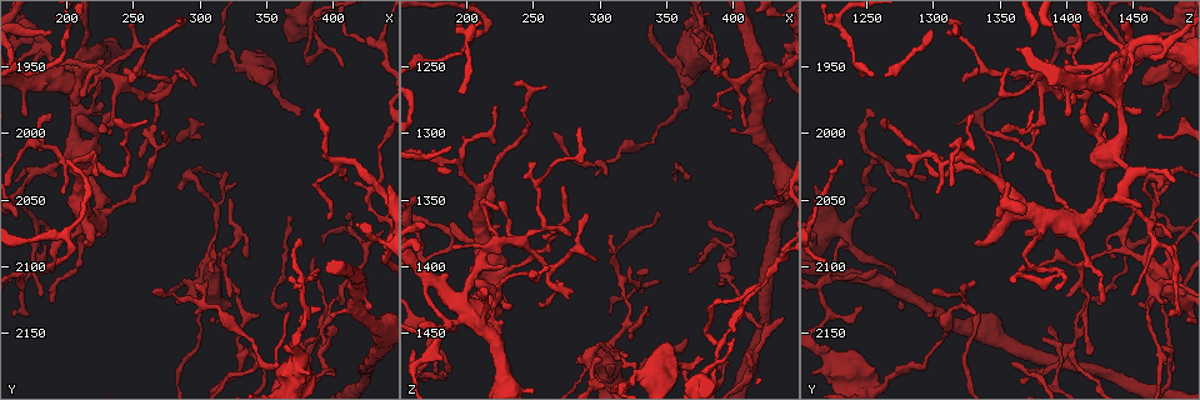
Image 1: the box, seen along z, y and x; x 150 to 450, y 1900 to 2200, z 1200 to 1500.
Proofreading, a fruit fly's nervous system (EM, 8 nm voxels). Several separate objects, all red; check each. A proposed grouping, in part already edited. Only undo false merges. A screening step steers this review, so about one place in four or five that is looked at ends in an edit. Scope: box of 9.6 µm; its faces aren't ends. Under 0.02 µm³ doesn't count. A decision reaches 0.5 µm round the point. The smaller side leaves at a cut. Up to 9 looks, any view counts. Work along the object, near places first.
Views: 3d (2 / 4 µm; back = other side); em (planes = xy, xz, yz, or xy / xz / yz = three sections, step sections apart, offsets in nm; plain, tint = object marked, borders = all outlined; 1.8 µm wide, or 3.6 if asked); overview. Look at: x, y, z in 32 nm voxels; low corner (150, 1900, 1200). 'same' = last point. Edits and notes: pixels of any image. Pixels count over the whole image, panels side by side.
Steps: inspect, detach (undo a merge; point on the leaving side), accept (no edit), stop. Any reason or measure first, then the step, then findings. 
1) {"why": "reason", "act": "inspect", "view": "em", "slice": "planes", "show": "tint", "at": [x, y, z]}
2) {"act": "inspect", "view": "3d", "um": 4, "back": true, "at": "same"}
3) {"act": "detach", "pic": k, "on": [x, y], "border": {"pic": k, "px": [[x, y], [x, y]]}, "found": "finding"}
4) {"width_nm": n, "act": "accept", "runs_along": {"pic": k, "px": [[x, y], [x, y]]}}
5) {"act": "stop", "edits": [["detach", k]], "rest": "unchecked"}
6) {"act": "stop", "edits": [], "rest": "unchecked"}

{"why": "abrupt turn", "act": "inspect", "view": "3d", "um": 4, "at": [406, 2020, 1260]}

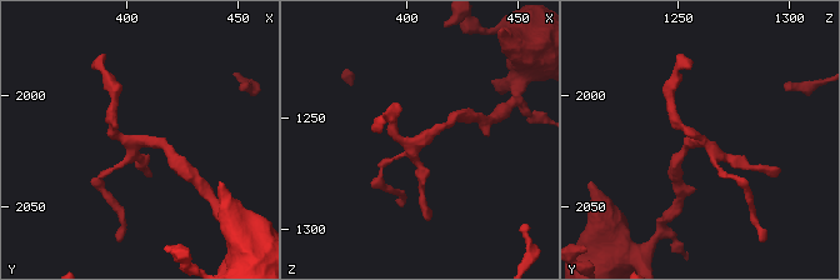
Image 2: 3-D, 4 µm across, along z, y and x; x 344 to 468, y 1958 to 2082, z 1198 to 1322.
{"act": "inspect", "view": "em", "slice": "planes", "show": "tint", "at": [406, 2020, 1260]}

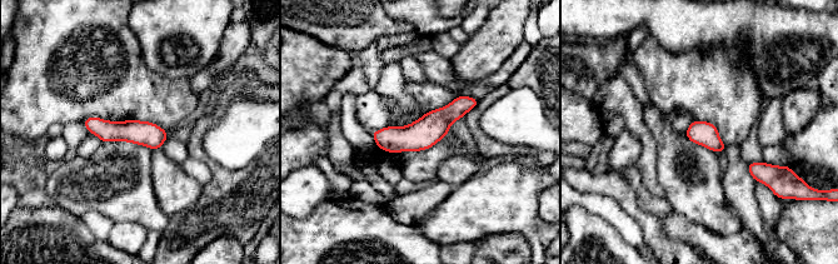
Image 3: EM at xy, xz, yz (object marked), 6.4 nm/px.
{"width_nm": 160, "act": "accept", "runs_along": {"pic": 3, "px": [[474, 101], [417, 137], [379, 144]]}, "found": "one neuron here"}

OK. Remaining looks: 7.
{"why": "abrupt turn", "act": "inspect", "view": "em", "slice": "xz", "step": 16, "show": "borders", "at": [426, 2084, 1448]}

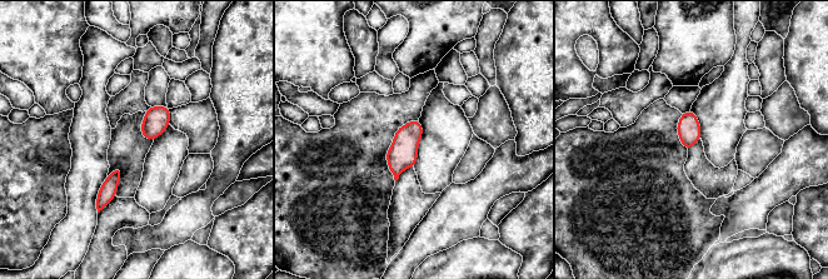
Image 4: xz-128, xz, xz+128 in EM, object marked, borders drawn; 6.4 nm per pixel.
{"act": "accept", "found": "one neuron here"}

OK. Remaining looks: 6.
{"why": "three arms meet", "act": "inspect", "view": "3d", "um": 2, "at": [180, 1934, 1448]}

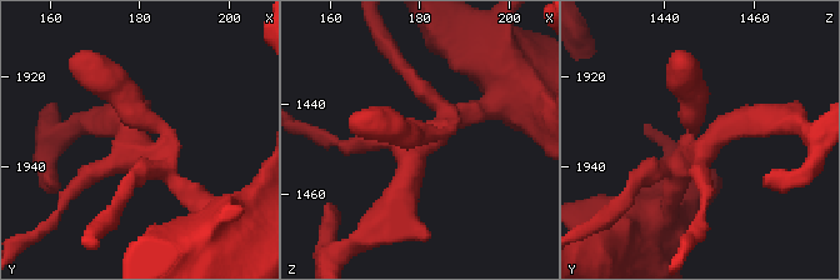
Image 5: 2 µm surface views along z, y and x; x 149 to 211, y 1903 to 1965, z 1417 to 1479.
{"act": "inspect", "view": "em", "slice": "planes", "show": "tint", "at": [180, 1934, 1450]}

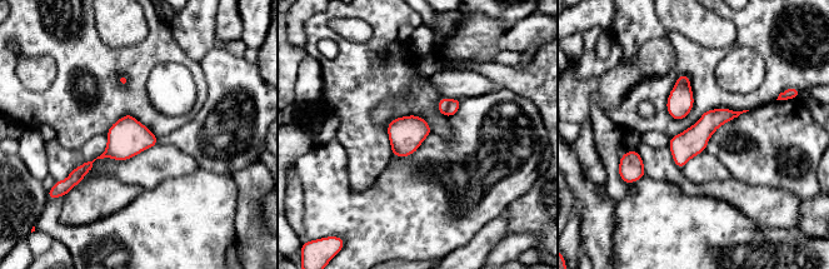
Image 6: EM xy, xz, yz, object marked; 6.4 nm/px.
{"act": "accept", "runs_along": {"pic": 6, "px": [[734, 114], [715, 118], [678, 162]]}, "found": "continuous, no second neuron"}

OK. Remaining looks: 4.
{"why": "abrupt turn", "act": "inspect", "view": "3d", "um": 2, "at": [168, 2104, 1392]}

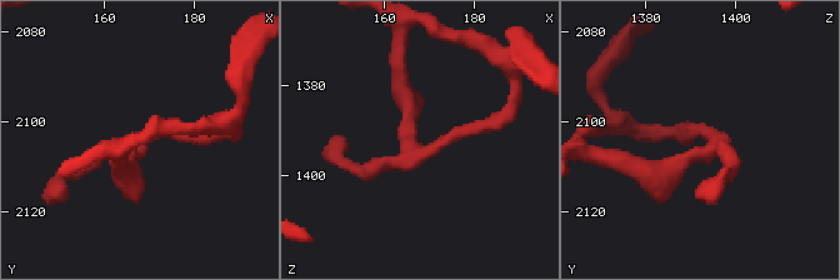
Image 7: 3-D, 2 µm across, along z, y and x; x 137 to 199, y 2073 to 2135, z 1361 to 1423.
{"why": "now the EM", "act": "inspect", "view": "em", "slice": "yz", "step": 8, "show": "tint", "at": [170, 2104, 1394]}

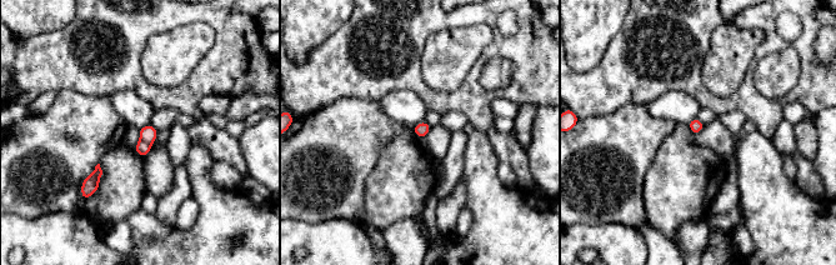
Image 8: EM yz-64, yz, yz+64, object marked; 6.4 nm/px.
{"act": "inspect", "view": "em", "slice": "planes", "show": "tint", "at": "same"}

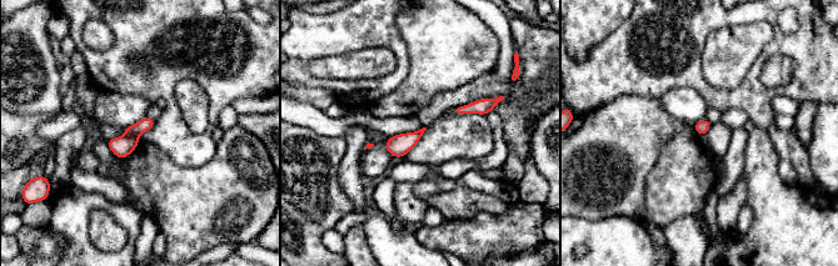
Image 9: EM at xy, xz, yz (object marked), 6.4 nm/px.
{"act": "accept", "found": "all the same neuron"}

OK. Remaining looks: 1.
{"act": "stop", "edits": [], "rest": "unchecked"}

